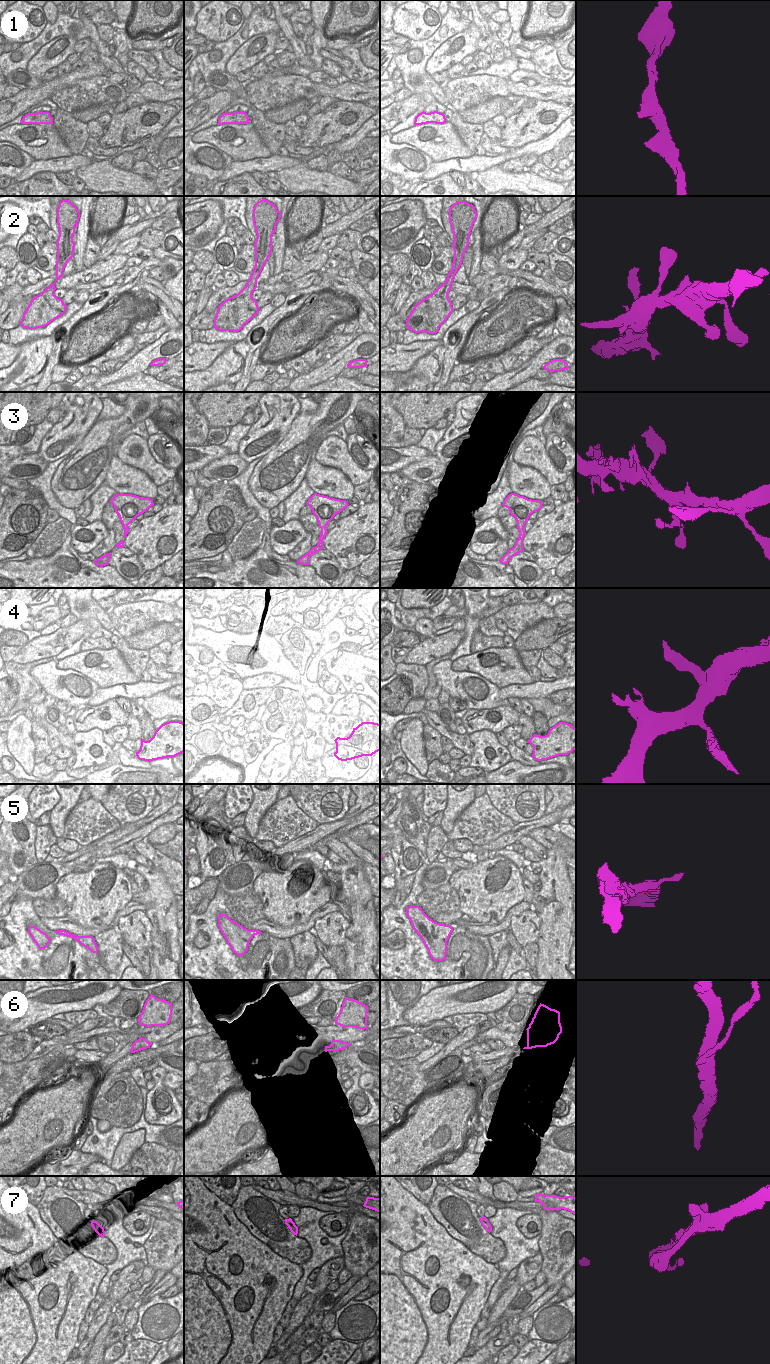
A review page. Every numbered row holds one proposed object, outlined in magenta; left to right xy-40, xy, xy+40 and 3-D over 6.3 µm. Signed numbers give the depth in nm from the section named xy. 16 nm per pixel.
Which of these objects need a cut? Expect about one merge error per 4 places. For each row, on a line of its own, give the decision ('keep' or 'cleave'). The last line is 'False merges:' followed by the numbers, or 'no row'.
1: keep
2: keep
3: keep
4: keep
5: keep
6: cleave
7: keep
False merges: 6

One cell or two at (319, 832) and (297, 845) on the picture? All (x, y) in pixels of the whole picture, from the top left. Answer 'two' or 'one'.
one

